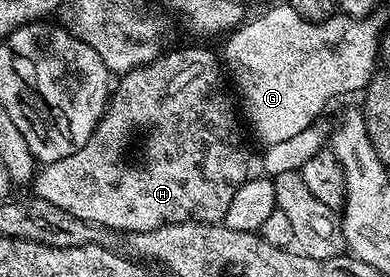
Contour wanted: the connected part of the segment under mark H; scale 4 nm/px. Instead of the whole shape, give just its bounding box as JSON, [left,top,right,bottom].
[33,47,249,233]

